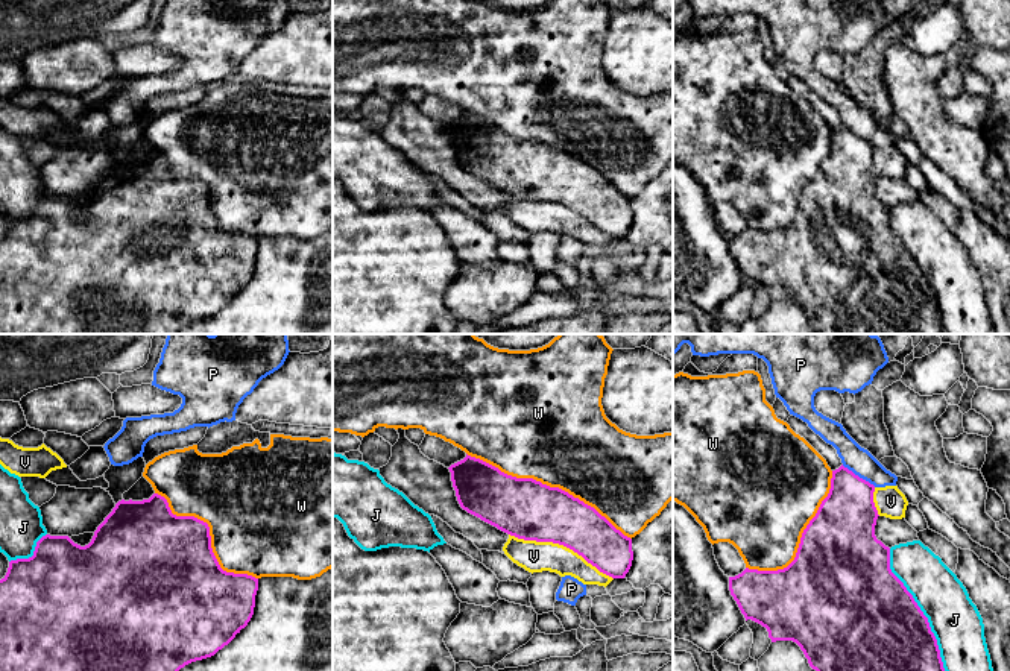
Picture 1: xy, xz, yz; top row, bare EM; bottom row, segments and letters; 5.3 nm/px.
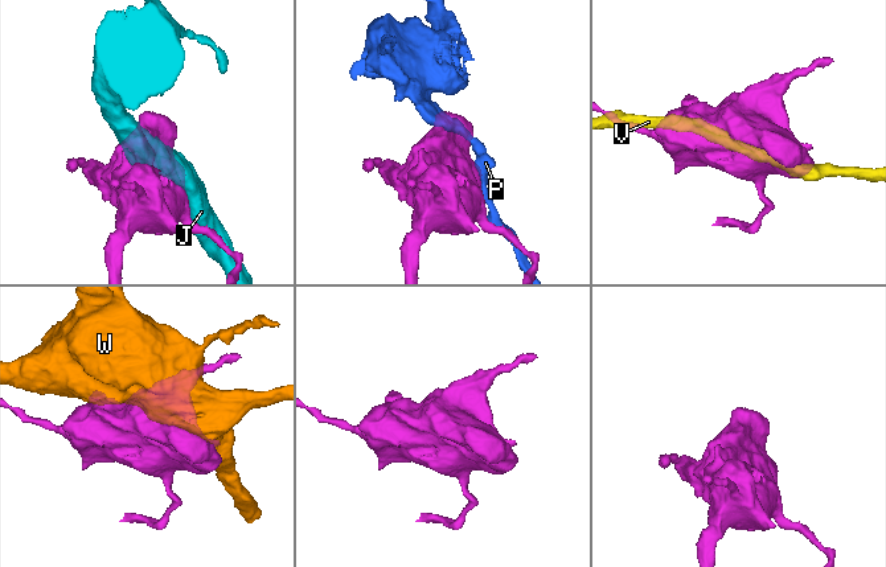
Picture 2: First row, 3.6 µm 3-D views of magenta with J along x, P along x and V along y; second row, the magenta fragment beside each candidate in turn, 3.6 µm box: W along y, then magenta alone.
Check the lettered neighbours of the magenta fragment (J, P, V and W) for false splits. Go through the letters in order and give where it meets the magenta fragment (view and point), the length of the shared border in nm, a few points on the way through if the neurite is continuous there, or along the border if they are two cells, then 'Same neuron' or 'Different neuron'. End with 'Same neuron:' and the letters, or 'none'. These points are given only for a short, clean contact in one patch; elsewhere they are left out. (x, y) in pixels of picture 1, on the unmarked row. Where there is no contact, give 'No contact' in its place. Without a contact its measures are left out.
J: Touches magenta at yz (921, 270). Shared border 750 nm. Different neuron
P: Touches magenta at yz (857, 135). Shared border 220 nm. Different neuron
V: Touches magenta at xz (561, 204). Shared border 600 nm. Different neuron
W: Touches magenta at xz (549, 146). Shared border 1000 nm. Different neuron
Same neuron: none

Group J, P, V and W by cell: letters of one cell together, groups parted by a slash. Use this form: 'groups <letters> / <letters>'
groups J / P / V / W

